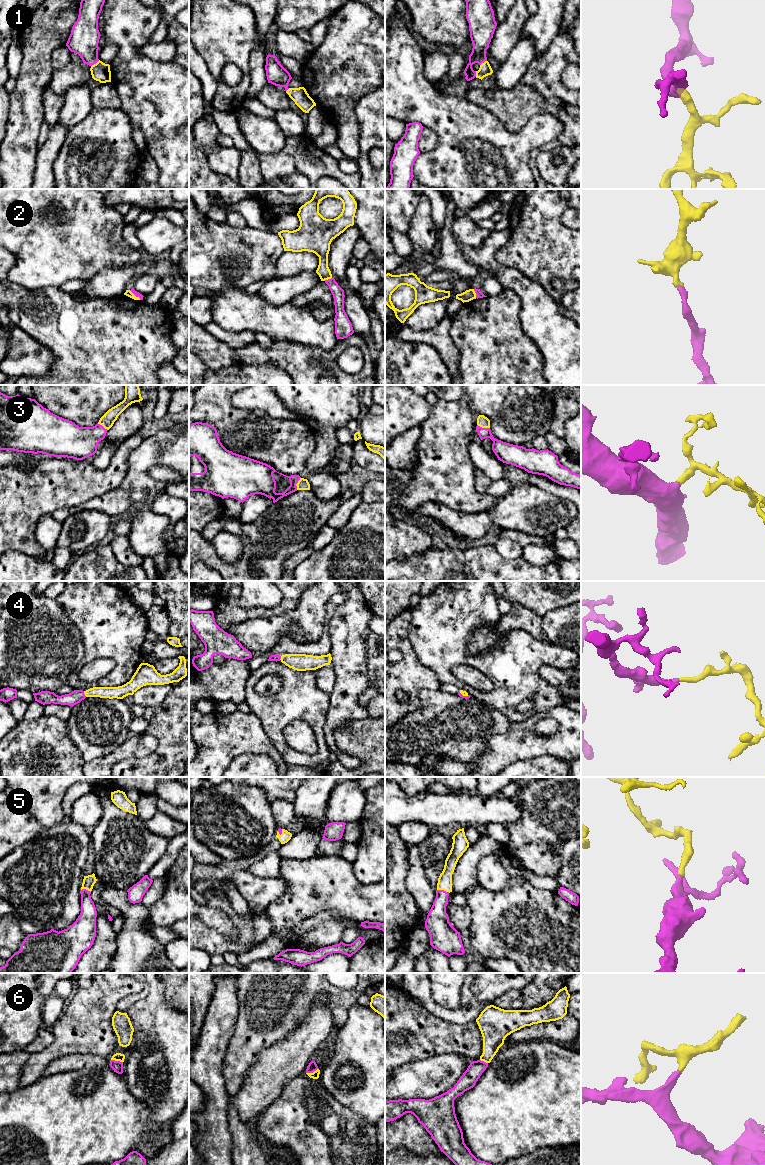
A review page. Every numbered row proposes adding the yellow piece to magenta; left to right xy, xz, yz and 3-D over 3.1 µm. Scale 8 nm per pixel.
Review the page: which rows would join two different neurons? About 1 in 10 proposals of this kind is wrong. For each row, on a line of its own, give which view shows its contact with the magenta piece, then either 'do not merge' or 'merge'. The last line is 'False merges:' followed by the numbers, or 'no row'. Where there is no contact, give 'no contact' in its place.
1: meets magenta in xy; merge
2: meets magenta in xy; merge
3: meets magenta in yz; merge
4: meets magenta in xy; merge
5: meets magenta in yz; merge
6: meets magenta in xz; merge
False merges: no row

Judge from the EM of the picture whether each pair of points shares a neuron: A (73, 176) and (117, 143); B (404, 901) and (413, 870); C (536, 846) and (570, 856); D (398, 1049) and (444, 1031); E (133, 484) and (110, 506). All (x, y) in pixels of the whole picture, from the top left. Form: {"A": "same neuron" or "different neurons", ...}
{"A": "same neuron", "B": "different neurons", "C": "different neurons", "D": "same neuron", "E": "same neuron"}

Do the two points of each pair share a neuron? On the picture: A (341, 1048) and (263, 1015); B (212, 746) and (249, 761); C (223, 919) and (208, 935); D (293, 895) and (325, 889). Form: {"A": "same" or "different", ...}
{"A": "different", "B": "different", "C": "different", "D": "same"}

